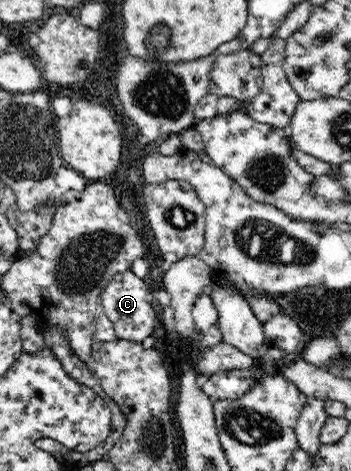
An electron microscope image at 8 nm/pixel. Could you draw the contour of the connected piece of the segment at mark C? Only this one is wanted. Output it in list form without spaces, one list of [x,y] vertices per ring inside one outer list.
[[[131,269],[115,274],[102,291],[103,313],[113,322],[118,339],[141,343],[145,337],[152,335],[157,325],[157,313],[149,303],[149,288]]]

